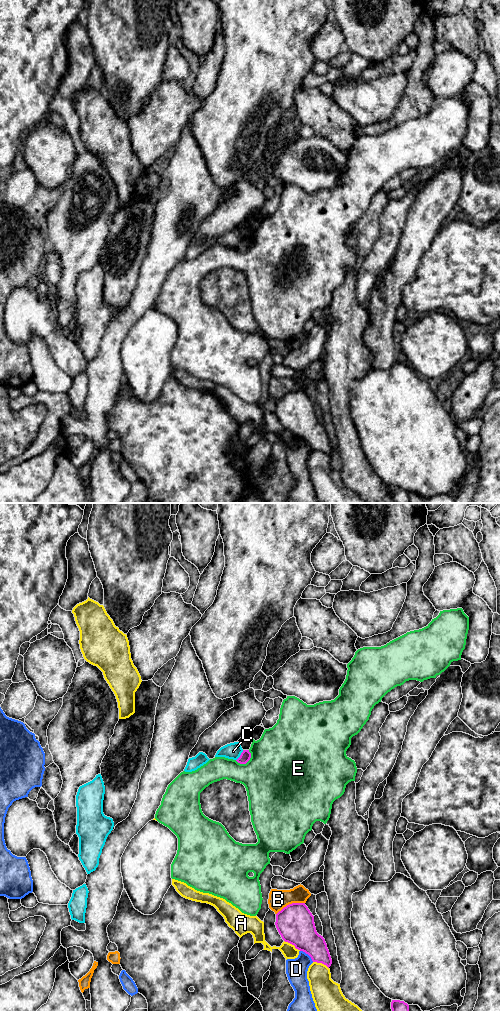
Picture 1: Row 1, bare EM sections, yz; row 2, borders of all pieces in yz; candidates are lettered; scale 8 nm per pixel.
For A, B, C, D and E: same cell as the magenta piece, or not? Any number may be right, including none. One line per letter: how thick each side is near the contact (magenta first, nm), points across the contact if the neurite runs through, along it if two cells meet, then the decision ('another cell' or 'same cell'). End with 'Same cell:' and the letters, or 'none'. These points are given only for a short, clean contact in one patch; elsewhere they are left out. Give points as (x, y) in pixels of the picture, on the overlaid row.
A: 300/120 nm | another cell
B: 300/160 nm | another cell
C: 90/130 nm | another cell
D: 300/180 nm | another cell
E: 90/480 nm | another cell
Same cell: none

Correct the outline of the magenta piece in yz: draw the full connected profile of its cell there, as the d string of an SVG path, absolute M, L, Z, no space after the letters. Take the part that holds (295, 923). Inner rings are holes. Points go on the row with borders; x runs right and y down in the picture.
M292 903L276 914L276 928L285 942L328 968L332 959L323 936L316 931L314 916L305 903Z

